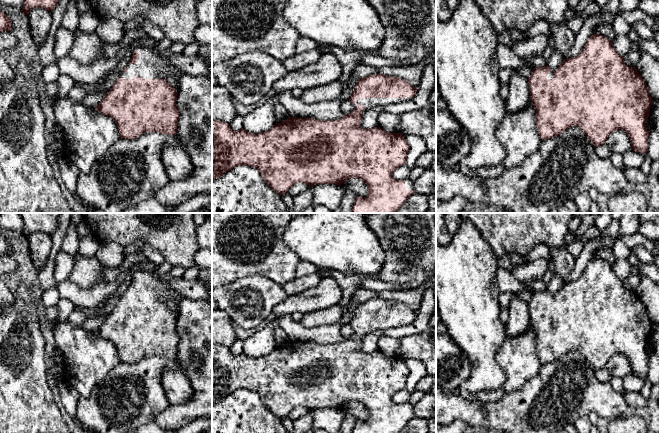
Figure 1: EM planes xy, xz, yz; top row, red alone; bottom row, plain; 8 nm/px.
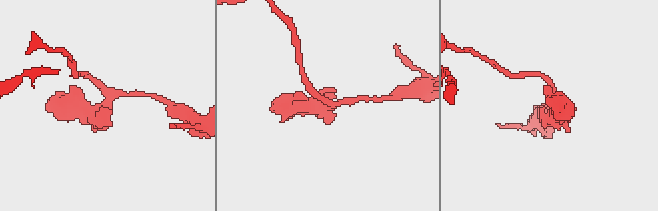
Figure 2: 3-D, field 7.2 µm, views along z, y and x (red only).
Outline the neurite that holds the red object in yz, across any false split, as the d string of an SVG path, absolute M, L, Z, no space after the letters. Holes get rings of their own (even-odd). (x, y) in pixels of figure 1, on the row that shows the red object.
M592 34L588 38L583 50L580 52L579 55L569 59L564 59L562 64L554 72L547 65L544 67L535 67L535 69L531 71L531 75L528 78L528 83L529 83L531 104L536 110L537 132L540 135L542 141L560 135L563 131L575 125L581 129L581 131L589 138L590 142L596 147L599 145L604 145L608 136L613 131L624 130L630 139L631 149L646 155L648 147L648 136L649 136L649 131L647 130L646 123L650 115L650 108L652 106L653 100L649 94L646 82L638 73L636 67L630 67L624 62L623 57L616 52L611 40L609 40L608 38L599 34Z

